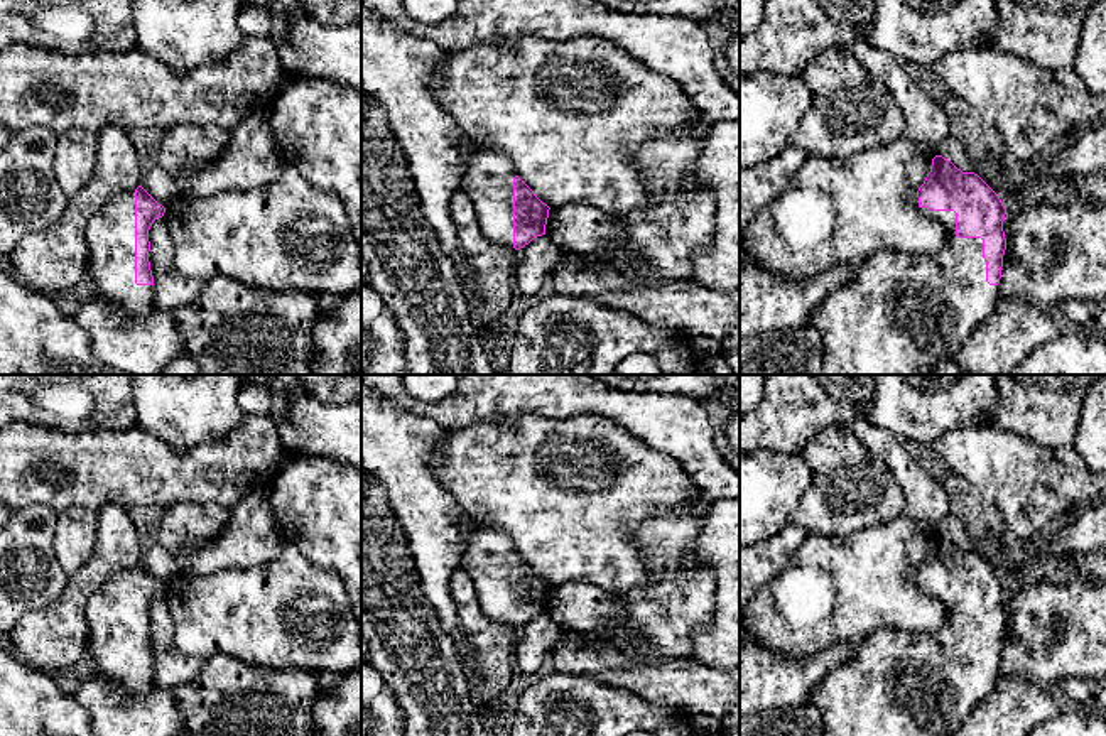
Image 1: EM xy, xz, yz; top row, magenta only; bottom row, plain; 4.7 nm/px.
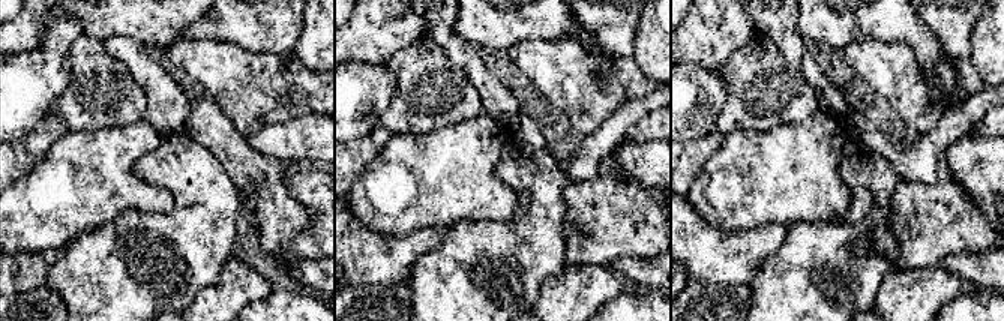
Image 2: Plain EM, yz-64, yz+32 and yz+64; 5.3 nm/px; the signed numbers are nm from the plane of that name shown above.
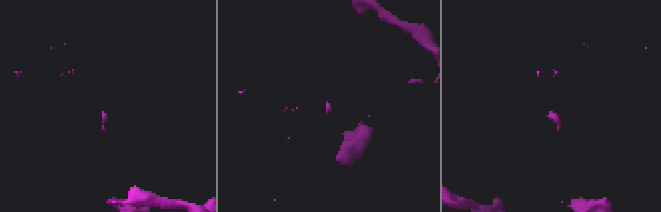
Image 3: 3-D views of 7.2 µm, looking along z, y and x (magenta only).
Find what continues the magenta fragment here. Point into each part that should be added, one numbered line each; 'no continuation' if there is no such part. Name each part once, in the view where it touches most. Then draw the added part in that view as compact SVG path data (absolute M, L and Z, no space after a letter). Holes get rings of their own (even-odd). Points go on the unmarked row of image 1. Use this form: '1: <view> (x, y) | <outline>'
1: yz (899, 682) | M920 586L946 608L946 620L934 633L883 628L856 645L851 662L836 665L809 697L822 717L824 736L954 736L973 707L988 697L1001 677L1000 662L986 660L986 640L981 616L956 613L954 589Z

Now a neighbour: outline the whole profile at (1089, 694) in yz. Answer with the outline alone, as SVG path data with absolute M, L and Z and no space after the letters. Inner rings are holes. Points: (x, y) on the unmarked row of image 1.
M1064 677L1057 687L1082 711L1106 714L1106 677Z

